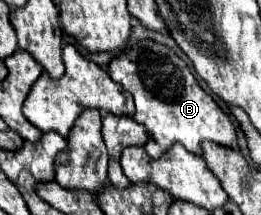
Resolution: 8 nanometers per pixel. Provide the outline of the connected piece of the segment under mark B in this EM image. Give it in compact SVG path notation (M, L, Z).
M139 41L129 51L121 53L109 63L109 75L135 99L135 121L145 125L149 141L145 151L159 159L175 143L181 143L187 151L201 157L201 143L213 141L219 145L235 147L237 131L231 119L221 107L199 87L197 79L189 71L183 59L179 59L169 47L155 41Z

